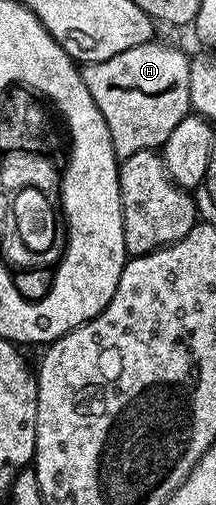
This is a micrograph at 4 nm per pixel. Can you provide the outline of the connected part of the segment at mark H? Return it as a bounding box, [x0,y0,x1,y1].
[80,42,191,160]

